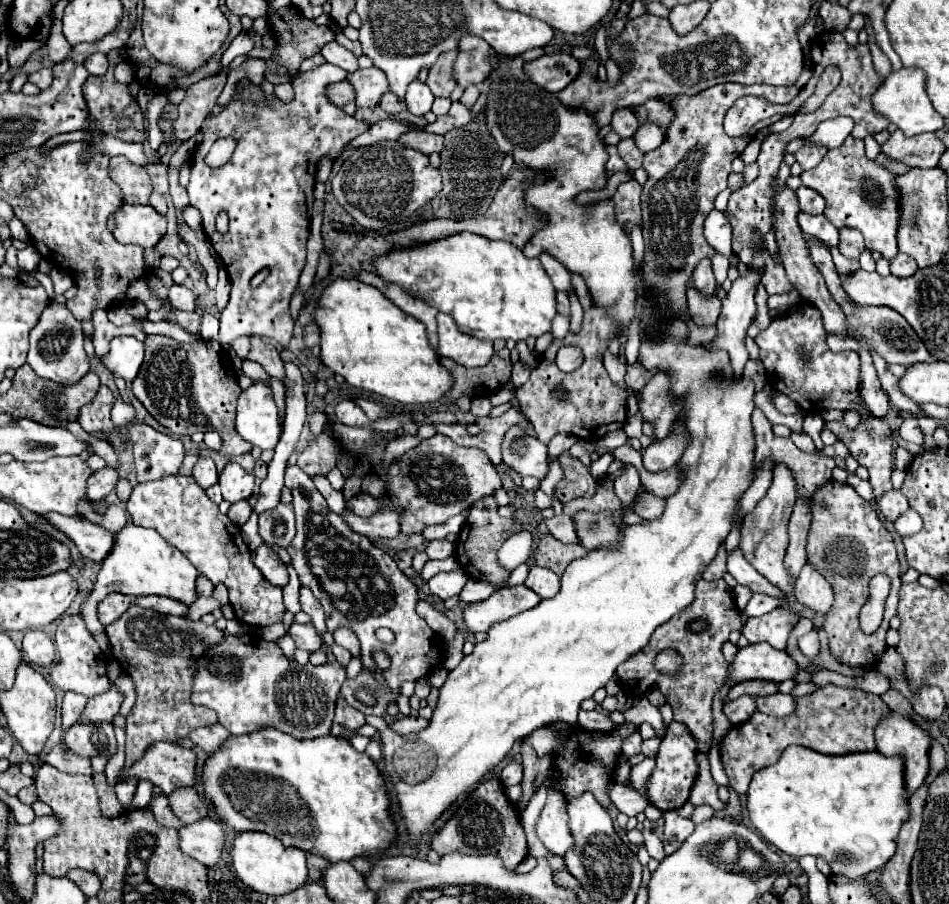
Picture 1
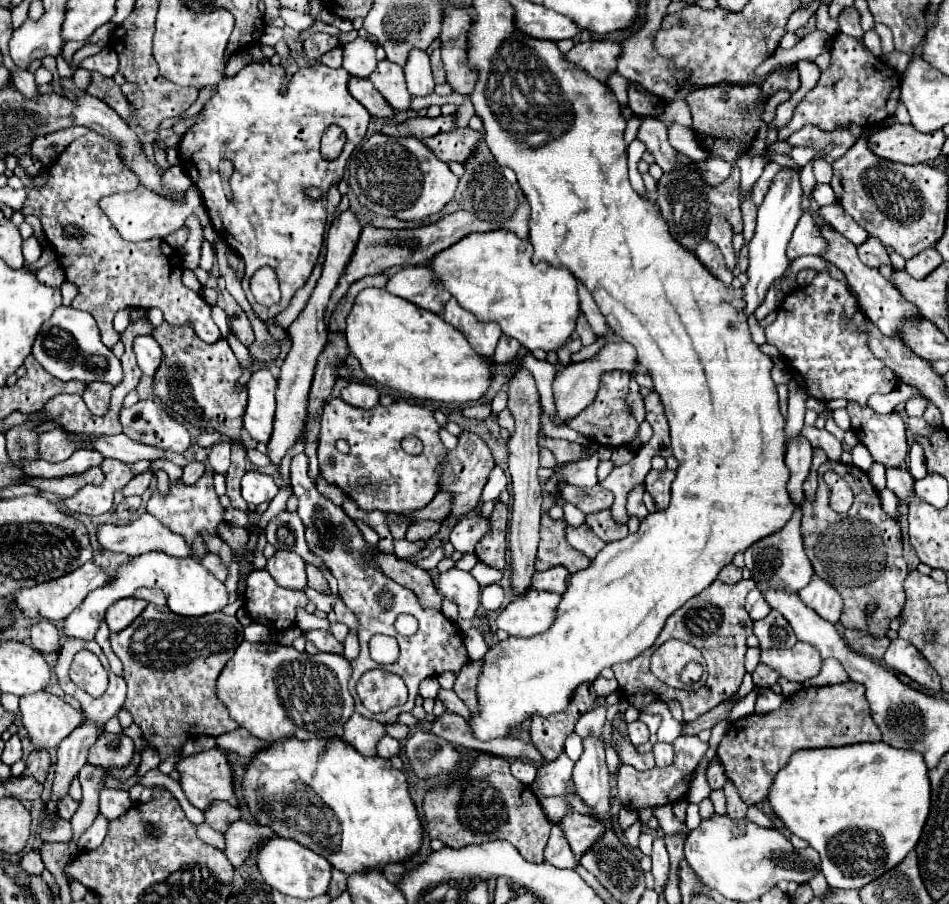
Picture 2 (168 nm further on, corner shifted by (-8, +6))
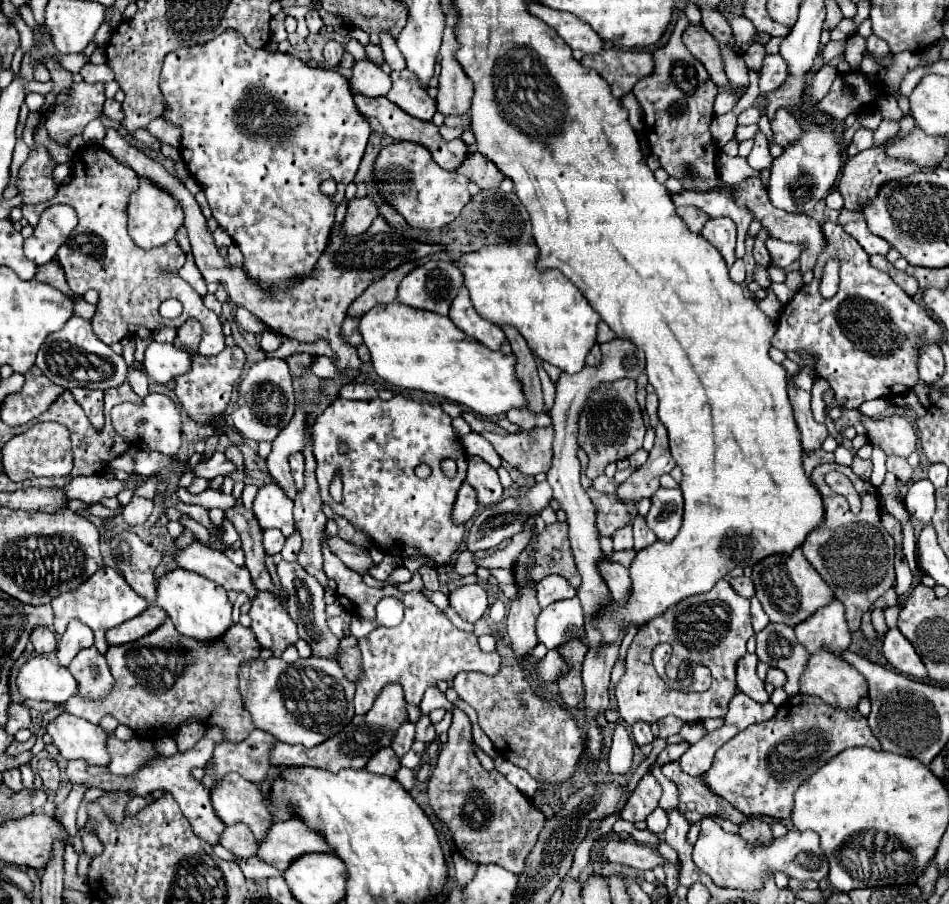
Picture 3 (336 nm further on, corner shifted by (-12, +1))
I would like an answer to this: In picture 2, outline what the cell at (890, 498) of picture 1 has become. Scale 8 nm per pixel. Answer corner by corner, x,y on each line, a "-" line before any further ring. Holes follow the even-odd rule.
894,467
894,469
886,469
886,479
888,479
888,489
894,491
894,495
898,499
908,499
912,495
912,485
914,479
906,469

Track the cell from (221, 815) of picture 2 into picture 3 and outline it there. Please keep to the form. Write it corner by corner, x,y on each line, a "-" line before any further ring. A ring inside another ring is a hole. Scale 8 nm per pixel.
238,822
234,826
226,826
226,830
222,832
222,838
220,838
220,844
240,858
250,858
256,852
256,838
250,832
250,828
242,822

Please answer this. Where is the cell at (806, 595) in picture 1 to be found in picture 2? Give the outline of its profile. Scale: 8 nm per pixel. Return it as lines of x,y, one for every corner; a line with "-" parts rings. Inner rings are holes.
814,575
810,585
806,589
802,589
802,593
798,593
798,597
802,599
802,603
806,607
816,611
822,619
826,619
834,625
840,621
842,597
830,583
818,579
818,575

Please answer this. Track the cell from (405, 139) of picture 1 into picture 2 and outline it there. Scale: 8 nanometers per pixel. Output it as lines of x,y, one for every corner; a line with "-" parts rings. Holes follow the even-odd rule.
468,127
440,133
438,137
424,139
424,143
434,151
434,155
440,161
444,161
444,163
458,161
462,165
470,159
470,155
474,153
474,149
478,147
480,141
482,141
482,135

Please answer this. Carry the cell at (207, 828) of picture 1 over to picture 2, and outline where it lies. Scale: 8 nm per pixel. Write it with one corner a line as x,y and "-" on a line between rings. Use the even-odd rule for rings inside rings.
236,821
226,831
226,857
232,861
234,867
240,867
248,855
258,849
264,841
274,837
274,831
266,825
254,823
254,821

